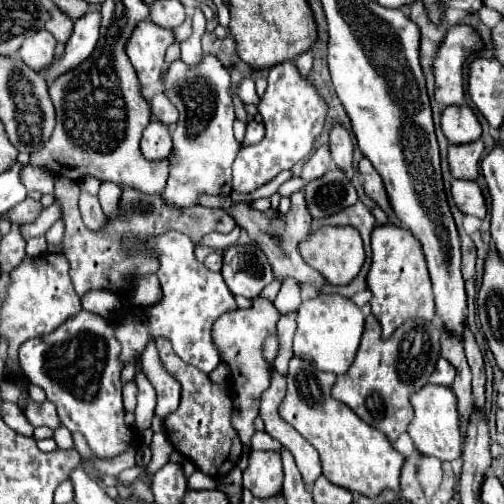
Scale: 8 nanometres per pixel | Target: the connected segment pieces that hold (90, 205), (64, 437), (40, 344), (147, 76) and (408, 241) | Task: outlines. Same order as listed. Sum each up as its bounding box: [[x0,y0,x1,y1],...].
[[79,192,107,230],[53,426,75,448],[19,231,237,458],[127,20,177,86],[367,224,435,338]]

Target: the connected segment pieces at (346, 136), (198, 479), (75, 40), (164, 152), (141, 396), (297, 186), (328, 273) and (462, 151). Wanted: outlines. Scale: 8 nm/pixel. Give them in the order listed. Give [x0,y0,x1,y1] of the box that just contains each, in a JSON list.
[[329,124,353,174],[187,470,218,490],[41,10,101,78],[141,120,171,160],[135,372,155,430],[279,178,305,196],[299,226,365,286],[447,140,483,180]]

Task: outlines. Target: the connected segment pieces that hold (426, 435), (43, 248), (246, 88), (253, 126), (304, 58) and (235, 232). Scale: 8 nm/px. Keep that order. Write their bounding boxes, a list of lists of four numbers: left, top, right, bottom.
[[409,356,463,462],[26,236,47,258],[235,78,259,104],[245,122,265,146],[295,52,313,78],[199,228,239,250]]

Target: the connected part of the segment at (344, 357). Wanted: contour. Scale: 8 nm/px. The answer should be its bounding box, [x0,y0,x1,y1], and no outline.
[293,294,365,374]

